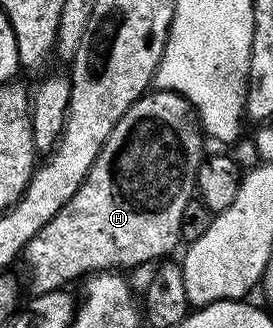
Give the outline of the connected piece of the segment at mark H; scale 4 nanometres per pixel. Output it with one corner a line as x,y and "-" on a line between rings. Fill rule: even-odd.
163,90
139,96
126,114
118,118
114,130
110,130
94,166
90,166
74,198
70,198
70,202
66,202
66,206
62,206
62,210
58,210
58,214
54,214
24,247
22,260
32,271
28,280
33,288
31,291
36,294
54,292
87,274
136,268
147,260
171,257
176,244
181,243
182,214
196,192
196,175
206,155
204,143
206,137
200,121
185,96

